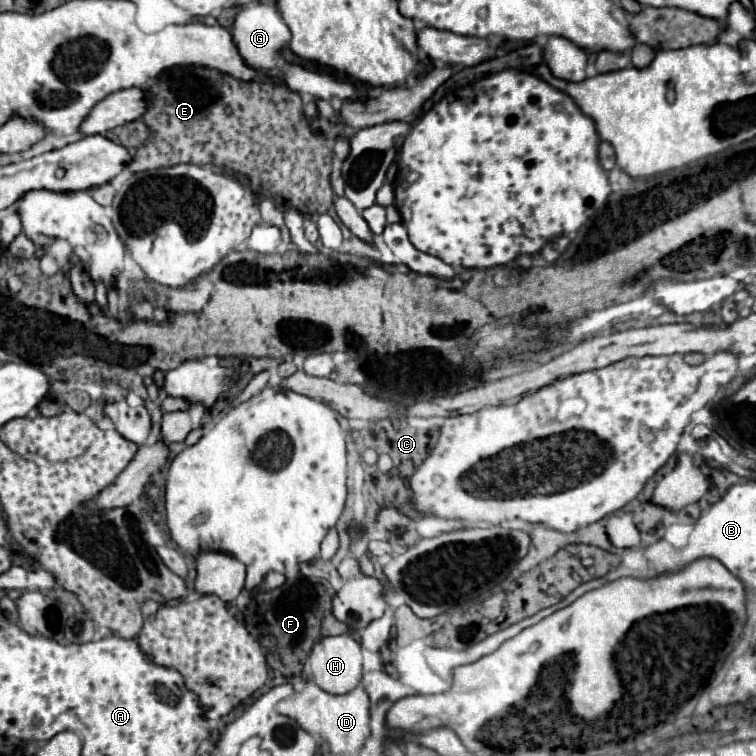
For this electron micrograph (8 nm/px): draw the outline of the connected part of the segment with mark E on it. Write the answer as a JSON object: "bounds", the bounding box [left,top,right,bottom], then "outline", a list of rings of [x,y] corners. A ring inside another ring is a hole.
{"bounds":[129,66,333,214],"outline":[[[205,66],[191,68],[171,68],[163,72],[149,88],[149,110],[143,116],[143,122],[153,130],[153,136],[137,148],[139,152],[133,156],[129,168],[133,172],[153,170],[161,166],[175,164],[195,164],[205,166],[213,164],[217,168],[235,170],[251,180],[253,188],[261,186],[261,196],[273,200],[275,208],[287,212],[289,208],[297,208],[303,214],[325,214],[333,204],[333,190],[329,184],[331,174],[331,158],[333,152],[327,146],[327,140],[321,134],[311,130],[311,120],[317,116],[315,102],[303,106],[303,100],[293,90],[287,90],[283,82],[267,82],[267,80],[251,80],[243,82],[229,74],[223,74]],[[279,158],[287,158],[287,164],[279,166]]]}

